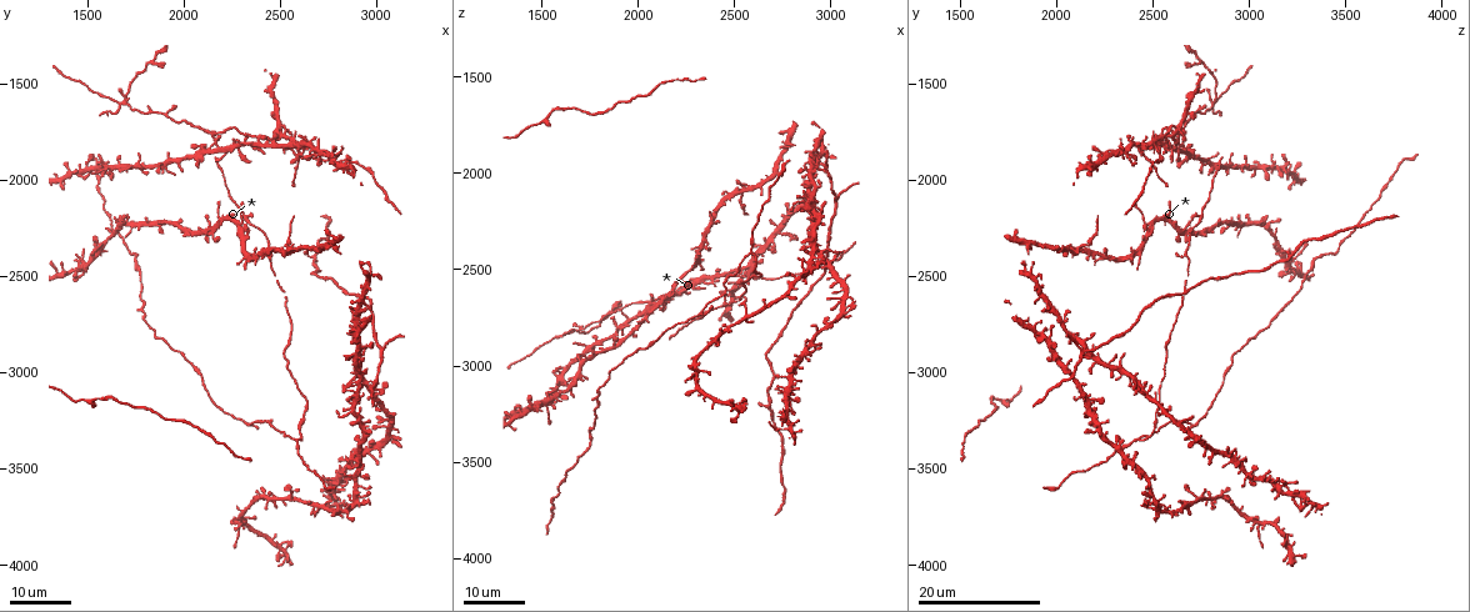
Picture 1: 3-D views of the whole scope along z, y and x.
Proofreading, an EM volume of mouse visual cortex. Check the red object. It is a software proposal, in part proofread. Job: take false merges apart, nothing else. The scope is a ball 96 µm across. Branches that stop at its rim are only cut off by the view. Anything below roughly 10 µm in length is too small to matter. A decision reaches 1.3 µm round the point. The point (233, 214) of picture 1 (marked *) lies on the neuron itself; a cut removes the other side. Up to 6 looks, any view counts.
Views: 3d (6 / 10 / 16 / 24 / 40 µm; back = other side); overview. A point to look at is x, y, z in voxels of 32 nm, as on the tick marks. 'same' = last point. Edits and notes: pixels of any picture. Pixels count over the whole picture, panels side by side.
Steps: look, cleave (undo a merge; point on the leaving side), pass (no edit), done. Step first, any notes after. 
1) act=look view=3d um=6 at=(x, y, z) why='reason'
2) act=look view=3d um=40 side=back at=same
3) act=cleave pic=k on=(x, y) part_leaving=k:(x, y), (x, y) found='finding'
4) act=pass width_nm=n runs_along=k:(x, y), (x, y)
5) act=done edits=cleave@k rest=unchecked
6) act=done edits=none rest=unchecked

act=look view=3d um=24 at=(1700, 1600, 2810) why='four or more arms meet'

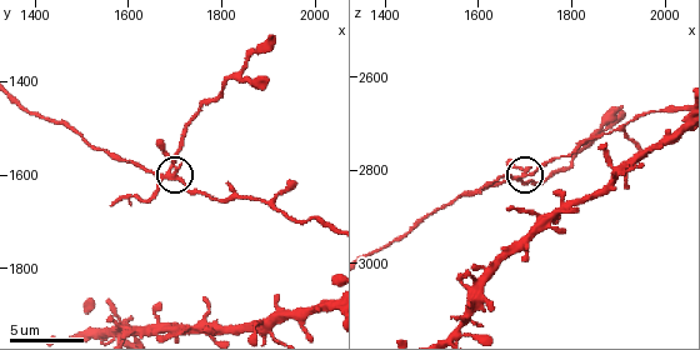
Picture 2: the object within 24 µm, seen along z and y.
act=look view=3d um=10 at=(1690, 1590, 2825)

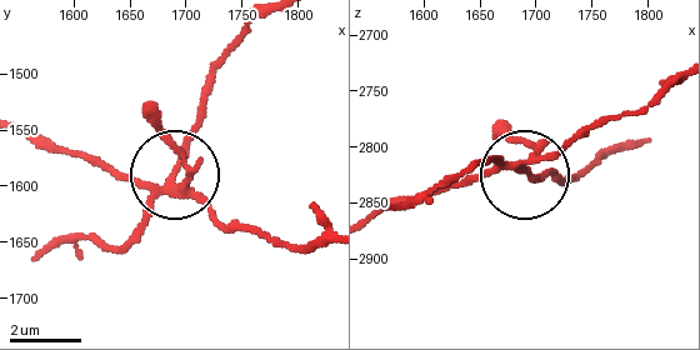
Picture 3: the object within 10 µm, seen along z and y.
act=cleave pic=3 on=(538, 180) arms=5 part_leaving=3:(514, 164), (561, 183), (611, 149) found='a second neuron is stuck on'

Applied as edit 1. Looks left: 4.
act=look view=3d um=16 at=(1885, 1650, 2715) why='a narrow waist'

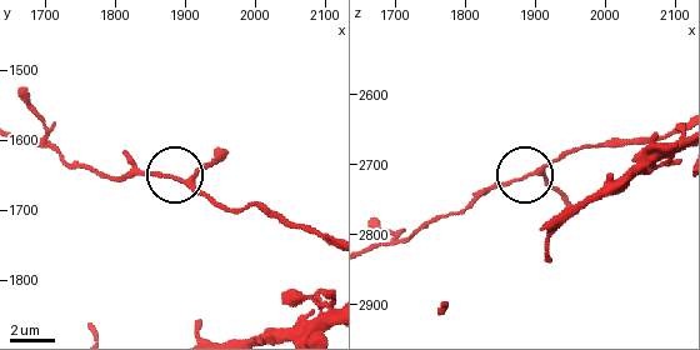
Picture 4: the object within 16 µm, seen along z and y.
act=pass width_nm=140 found='one neuron here'

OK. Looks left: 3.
act=look view=3d um=16 at=(2940, 3000, 2050)

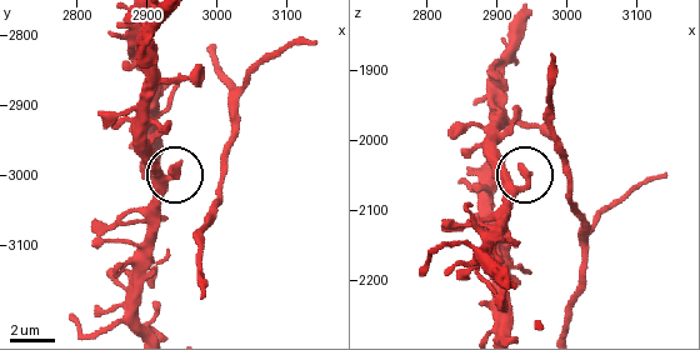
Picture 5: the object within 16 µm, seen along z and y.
act=look view=3d um=6 at=(2935, 3000, 2045)

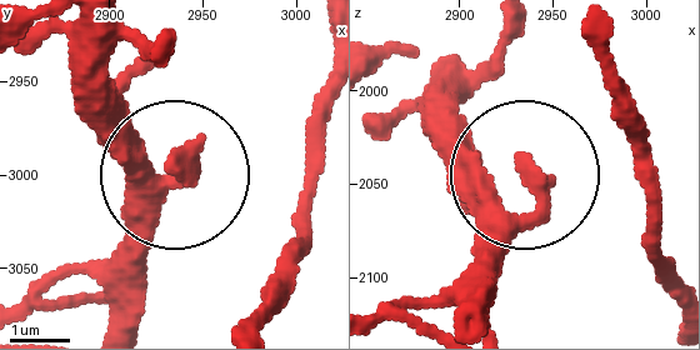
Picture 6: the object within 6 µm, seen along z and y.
act=look view=3d um=6 side=back at=(2938, 3000, 2046)

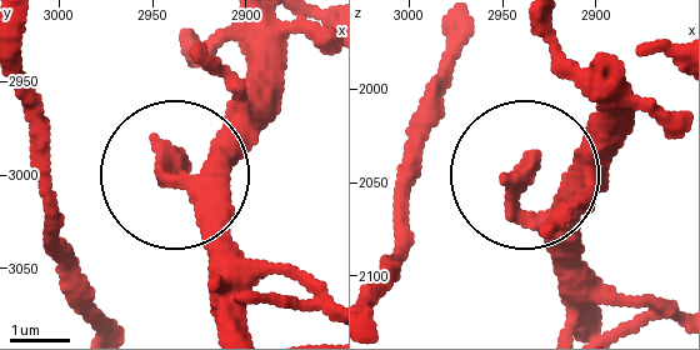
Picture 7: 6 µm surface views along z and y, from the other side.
act=pass width_nm=280 runs_along=7:(603, 54), (598, 134), (533, 179), (538, 208), (598, 278) found='one neuron here'

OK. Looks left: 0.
act=done edits=cleave@3 rest=unchecked

